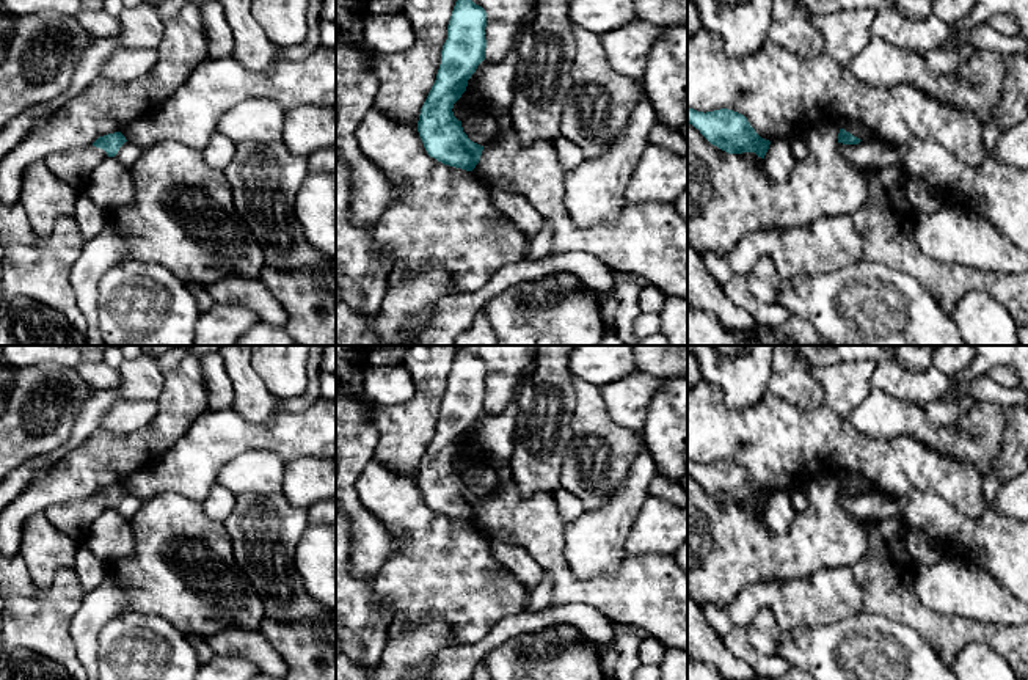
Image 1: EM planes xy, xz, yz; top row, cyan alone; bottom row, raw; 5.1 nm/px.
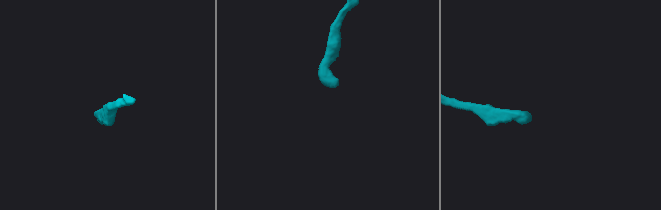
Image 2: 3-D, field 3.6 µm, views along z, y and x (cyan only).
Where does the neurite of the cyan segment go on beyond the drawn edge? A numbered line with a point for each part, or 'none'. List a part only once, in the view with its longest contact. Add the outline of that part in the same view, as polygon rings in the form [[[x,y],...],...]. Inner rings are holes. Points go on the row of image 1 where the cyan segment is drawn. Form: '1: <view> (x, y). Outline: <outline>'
none

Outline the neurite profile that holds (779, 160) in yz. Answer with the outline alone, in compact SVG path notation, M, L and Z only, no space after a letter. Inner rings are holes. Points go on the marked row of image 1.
M791 137L774 140L764 155L766 174L775 182L786 182L796 165L791 149Z

